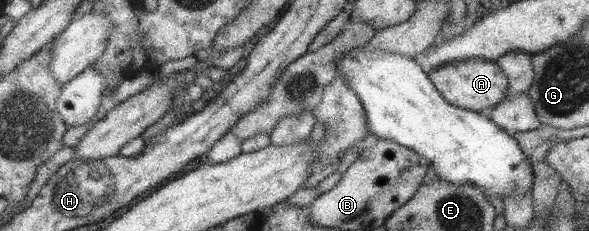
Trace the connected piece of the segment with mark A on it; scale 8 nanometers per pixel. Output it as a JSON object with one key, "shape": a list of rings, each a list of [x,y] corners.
{"shape":[[[470,58],[470,60],[456,60],[450,64],[442,64],[432,69],[428,73],[428,78],[446,102],[472,112],[494,107],[506,96],[508,90],[508,80],[502,74],[502,70],[494,61],[484,58]]]}

